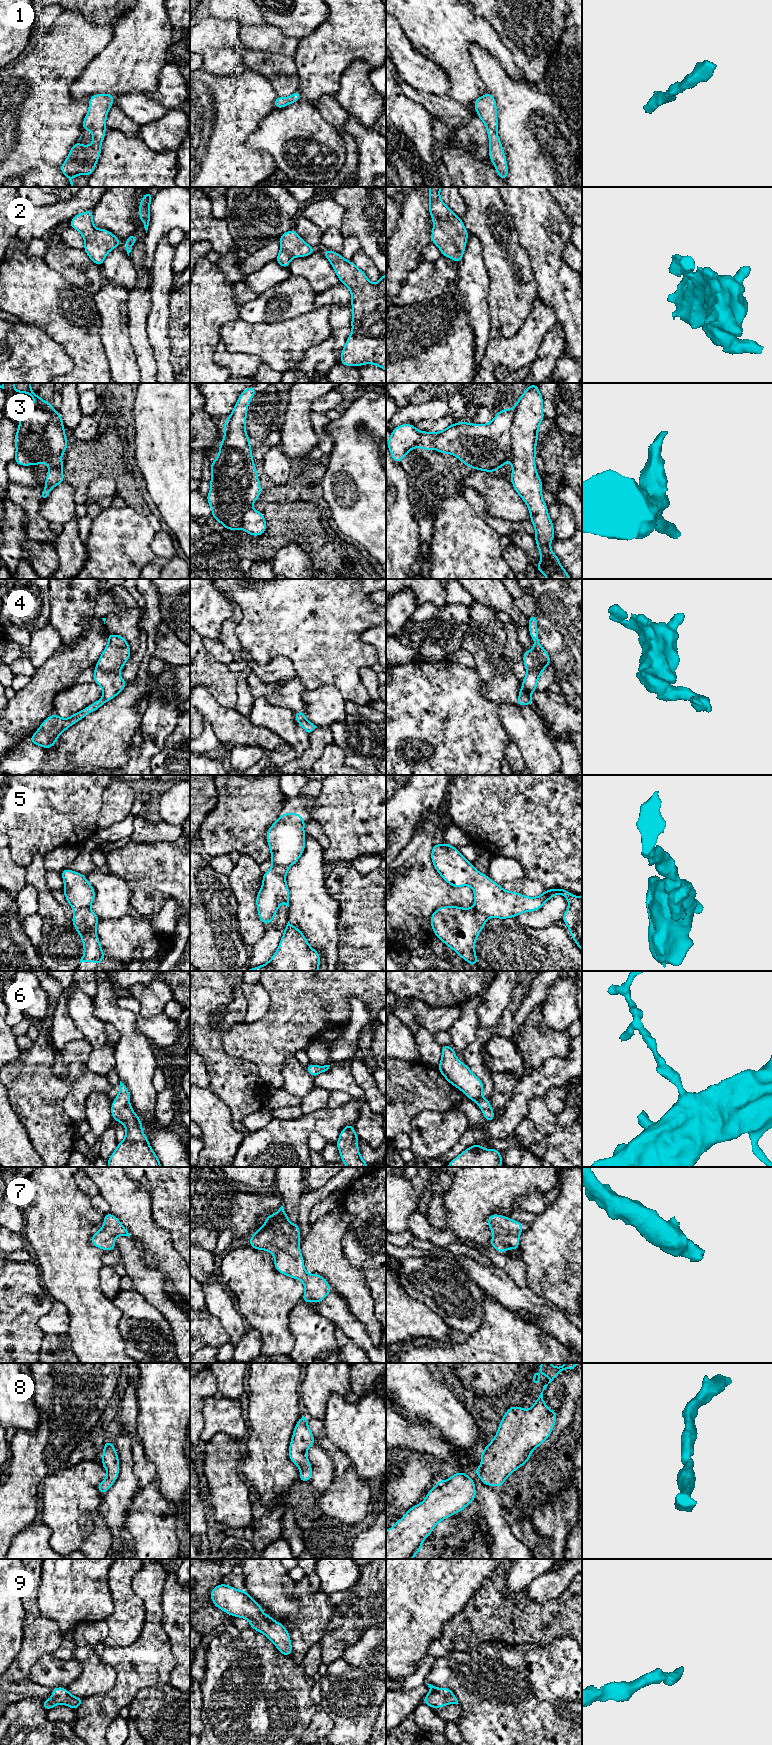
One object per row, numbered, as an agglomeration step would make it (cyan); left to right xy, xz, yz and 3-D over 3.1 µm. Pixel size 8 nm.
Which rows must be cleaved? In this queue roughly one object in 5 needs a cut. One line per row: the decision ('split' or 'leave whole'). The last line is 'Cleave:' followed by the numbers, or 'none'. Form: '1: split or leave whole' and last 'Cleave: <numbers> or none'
1: leave whole
2: leave whole
3: split
4: leave whole
5: split
6: leave whole
7: leave whole
8: leave whole
9: leave whole
Cleave: 3, 5

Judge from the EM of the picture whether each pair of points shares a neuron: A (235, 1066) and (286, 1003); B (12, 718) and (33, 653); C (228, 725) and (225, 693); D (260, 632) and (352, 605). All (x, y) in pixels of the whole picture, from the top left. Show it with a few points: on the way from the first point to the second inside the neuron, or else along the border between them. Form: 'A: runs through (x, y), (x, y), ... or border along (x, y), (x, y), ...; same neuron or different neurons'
A: border along (222, 1044), (230, 1055), (252, 1061), (259, 1073); different neurons
B: border along (53, 654), (35, 670); different neurons
C: border along (208, 692), (223, 706), (233, 708); different neurons
D: runs through (283, 615), (293, 605), (329, 605); same neuron

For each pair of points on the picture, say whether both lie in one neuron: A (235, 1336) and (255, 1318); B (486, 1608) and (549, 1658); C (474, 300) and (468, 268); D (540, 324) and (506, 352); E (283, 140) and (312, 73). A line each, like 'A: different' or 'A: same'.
A: different
B: different
C: same
D: same
E: different

